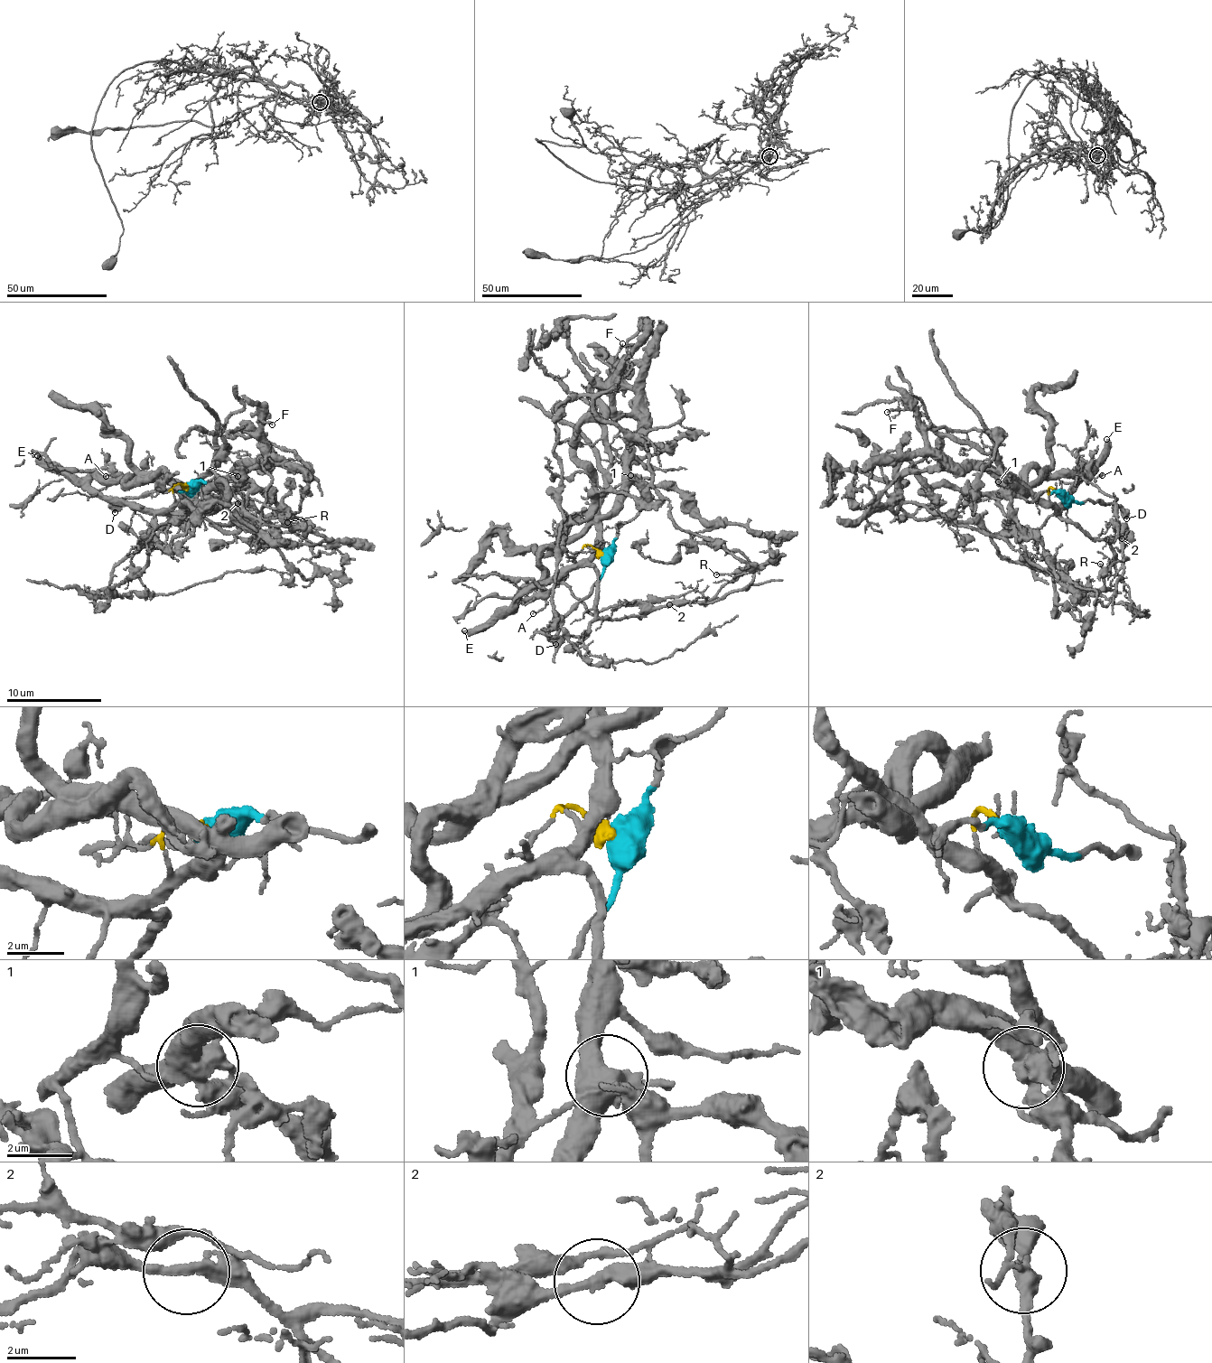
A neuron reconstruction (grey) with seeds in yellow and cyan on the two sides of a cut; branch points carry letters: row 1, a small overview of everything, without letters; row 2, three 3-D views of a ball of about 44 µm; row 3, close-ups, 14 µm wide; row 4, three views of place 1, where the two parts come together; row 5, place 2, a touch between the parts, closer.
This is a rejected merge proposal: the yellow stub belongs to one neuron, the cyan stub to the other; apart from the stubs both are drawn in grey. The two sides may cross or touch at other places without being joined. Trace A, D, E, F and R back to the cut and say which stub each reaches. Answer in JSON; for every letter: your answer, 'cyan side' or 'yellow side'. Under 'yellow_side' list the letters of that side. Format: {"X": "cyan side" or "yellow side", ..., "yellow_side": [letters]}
{"A": "cyan side", "D": "cyan side", "E": "yellow side", "F": "cyan side", "R": "yellow side", "yellow_side": ["E", "R"]}

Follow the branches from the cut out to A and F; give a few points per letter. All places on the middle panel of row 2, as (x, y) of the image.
A: (601, 555), (601, 578), (587, 596), (580, 601), (567, 586), (557, 583), (549, 594), (546, 603), (533, 614)
F: (601, 555), (641, 505), (638, 484), (629, 476), (628, 464), (638, 423), (636, 399), (617, 368), (621, 343)

